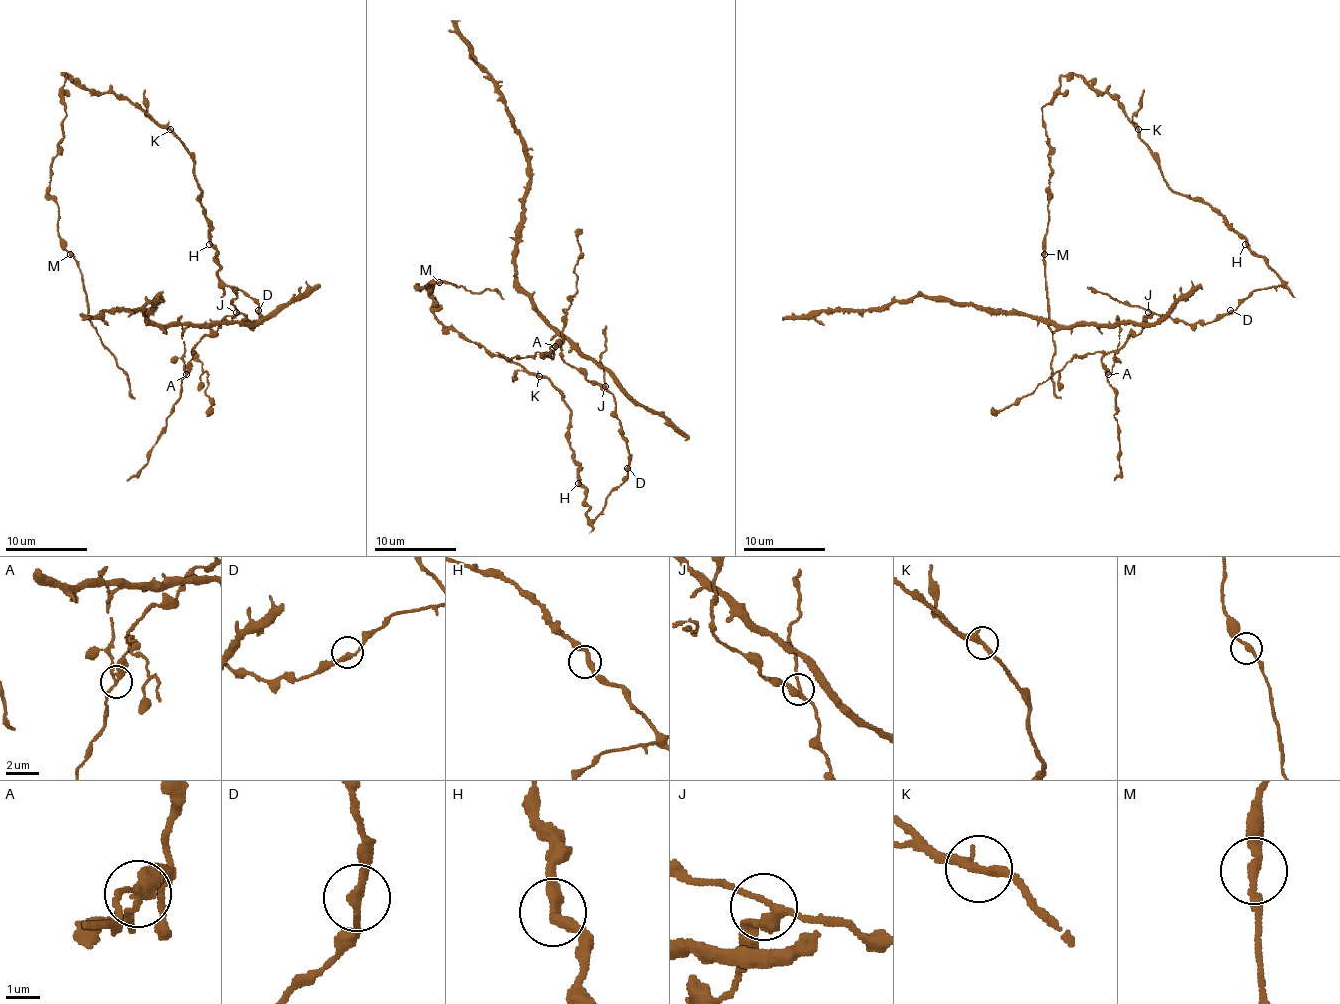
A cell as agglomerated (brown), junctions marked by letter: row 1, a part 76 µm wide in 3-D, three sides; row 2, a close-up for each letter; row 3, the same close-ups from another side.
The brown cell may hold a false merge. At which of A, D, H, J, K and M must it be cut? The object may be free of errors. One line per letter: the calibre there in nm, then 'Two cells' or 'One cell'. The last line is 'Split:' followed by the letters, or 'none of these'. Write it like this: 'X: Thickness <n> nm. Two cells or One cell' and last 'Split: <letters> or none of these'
A: Thickness 240 nm. Two cells
D: Thickness 240 nm. One cell
H: Thickness 320 nm. One cell
J: Thickness 240 nm. One cell
K: Thickness 240 nm. One cell
M: Thickness 240 nm. One cell
Split: A

